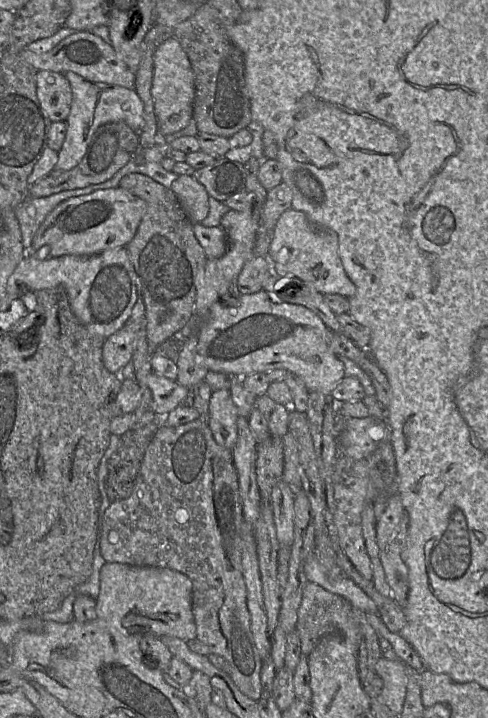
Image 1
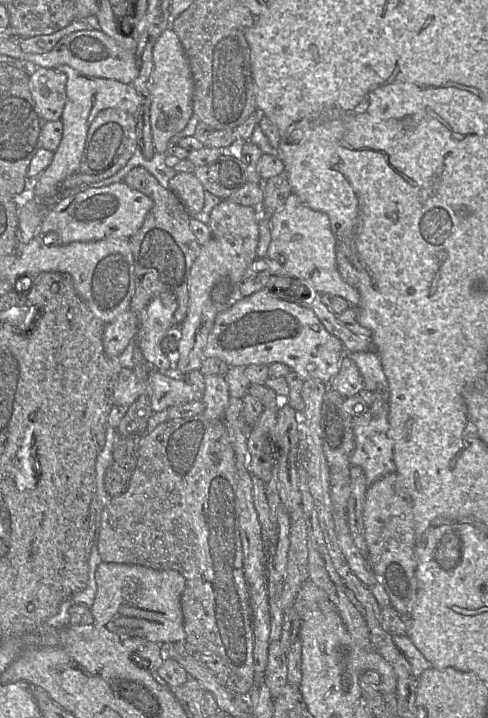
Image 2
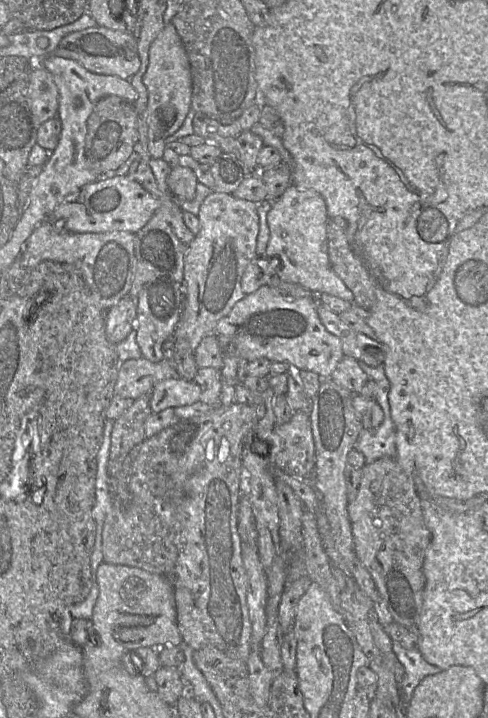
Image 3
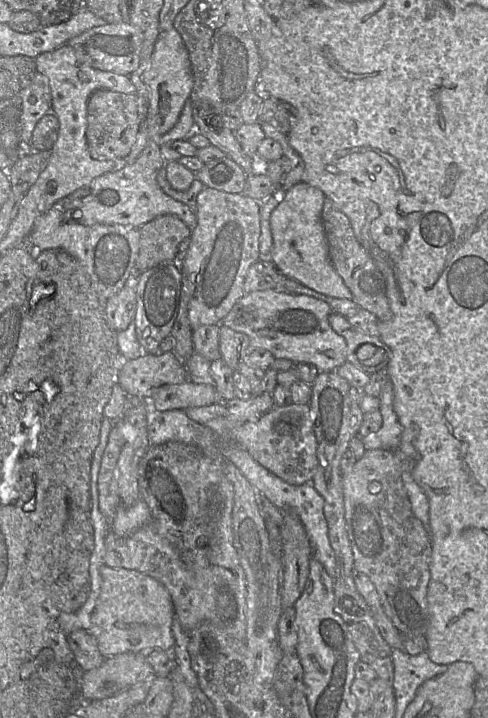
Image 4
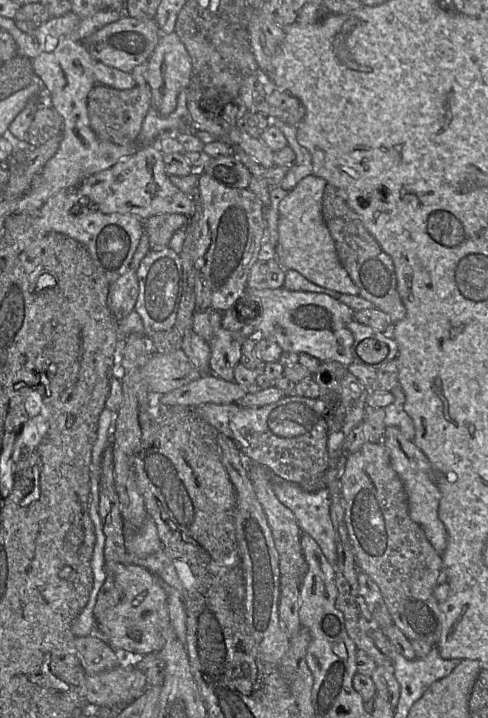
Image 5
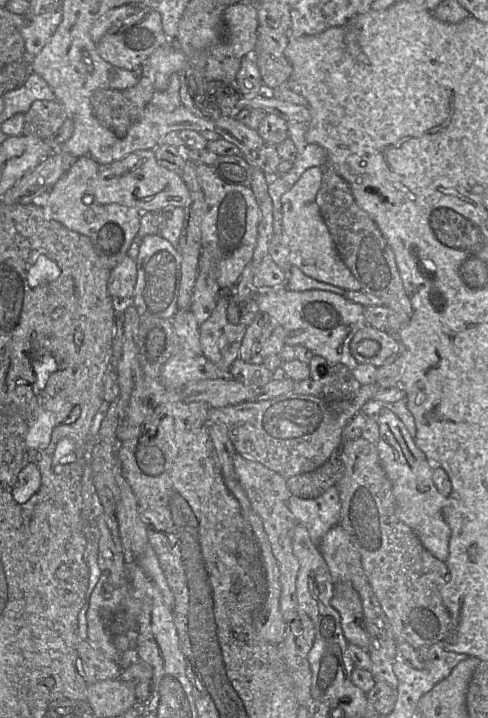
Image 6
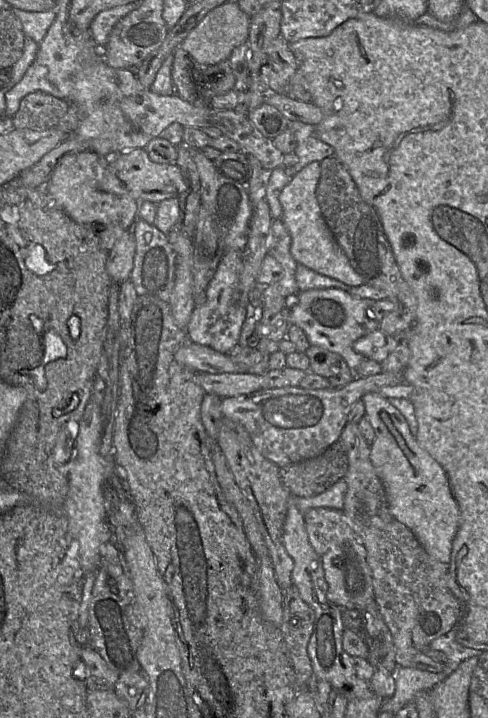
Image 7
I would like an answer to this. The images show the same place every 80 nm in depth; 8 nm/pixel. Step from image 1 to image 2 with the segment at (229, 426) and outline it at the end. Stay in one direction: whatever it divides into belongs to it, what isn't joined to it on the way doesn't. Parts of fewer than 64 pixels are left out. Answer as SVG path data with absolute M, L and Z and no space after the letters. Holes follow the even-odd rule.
M204 376L205 390L201 401L205 404L204 416L210 420L223 420L229 405L230 393L224 377Z

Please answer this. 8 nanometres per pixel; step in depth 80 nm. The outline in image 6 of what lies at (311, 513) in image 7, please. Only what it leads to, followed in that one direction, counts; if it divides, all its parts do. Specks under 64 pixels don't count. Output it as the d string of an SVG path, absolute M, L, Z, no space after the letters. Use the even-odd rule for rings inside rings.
M340 524L321 538L318 549L328 565L333 583L350 581L357 592L368 583L360 554Z

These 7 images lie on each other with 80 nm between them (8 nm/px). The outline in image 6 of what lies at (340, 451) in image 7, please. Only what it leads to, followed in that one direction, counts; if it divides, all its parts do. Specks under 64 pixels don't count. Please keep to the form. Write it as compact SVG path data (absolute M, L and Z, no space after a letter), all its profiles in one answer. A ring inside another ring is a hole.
M340 446L314 471L288 478L286 484L292 495L303 499L314 499L338 484L345 470L343 453L343 448Z

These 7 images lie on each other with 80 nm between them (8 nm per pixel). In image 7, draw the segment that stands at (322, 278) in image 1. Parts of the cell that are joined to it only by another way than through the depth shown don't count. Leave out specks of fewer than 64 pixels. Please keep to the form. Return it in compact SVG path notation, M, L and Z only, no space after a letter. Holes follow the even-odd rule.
M312 162L298 172L280 193L279 200L283 209L281 219L291 235L291 255L298 264L348 286L364 285L362 277L352 268L324 220L316 197L320 176L320 162Z

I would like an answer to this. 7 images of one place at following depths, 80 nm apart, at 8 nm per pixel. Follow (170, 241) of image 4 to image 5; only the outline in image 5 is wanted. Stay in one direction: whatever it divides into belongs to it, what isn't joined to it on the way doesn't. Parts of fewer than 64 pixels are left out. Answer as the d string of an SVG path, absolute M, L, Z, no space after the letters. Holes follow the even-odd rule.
M160 214L144 221L144 231L149 237L150 250L159 251L169 246L173 234L185 229L189 217L182 214Z

